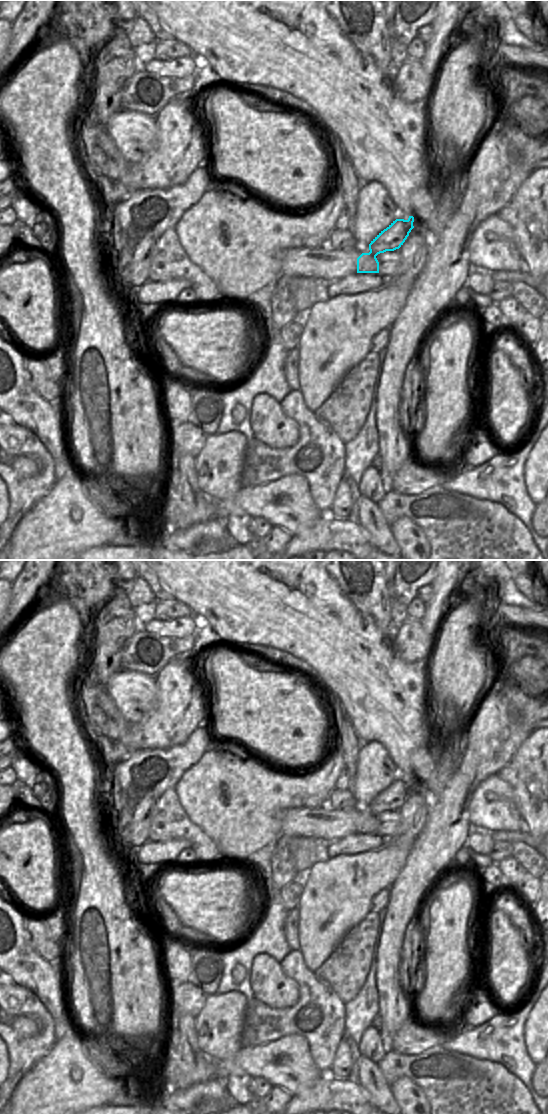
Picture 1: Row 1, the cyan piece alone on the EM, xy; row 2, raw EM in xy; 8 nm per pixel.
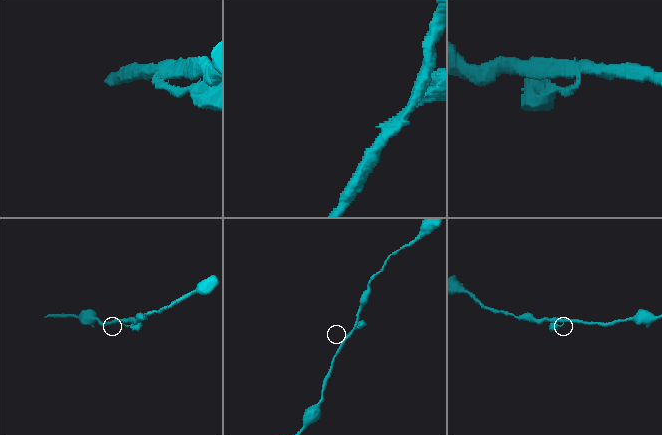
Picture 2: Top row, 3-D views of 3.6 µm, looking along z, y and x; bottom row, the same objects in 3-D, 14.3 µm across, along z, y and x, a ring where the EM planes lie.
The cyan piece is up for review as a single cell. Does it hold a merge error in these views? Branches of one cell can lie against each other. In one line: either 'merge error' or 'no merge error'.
no merge error

